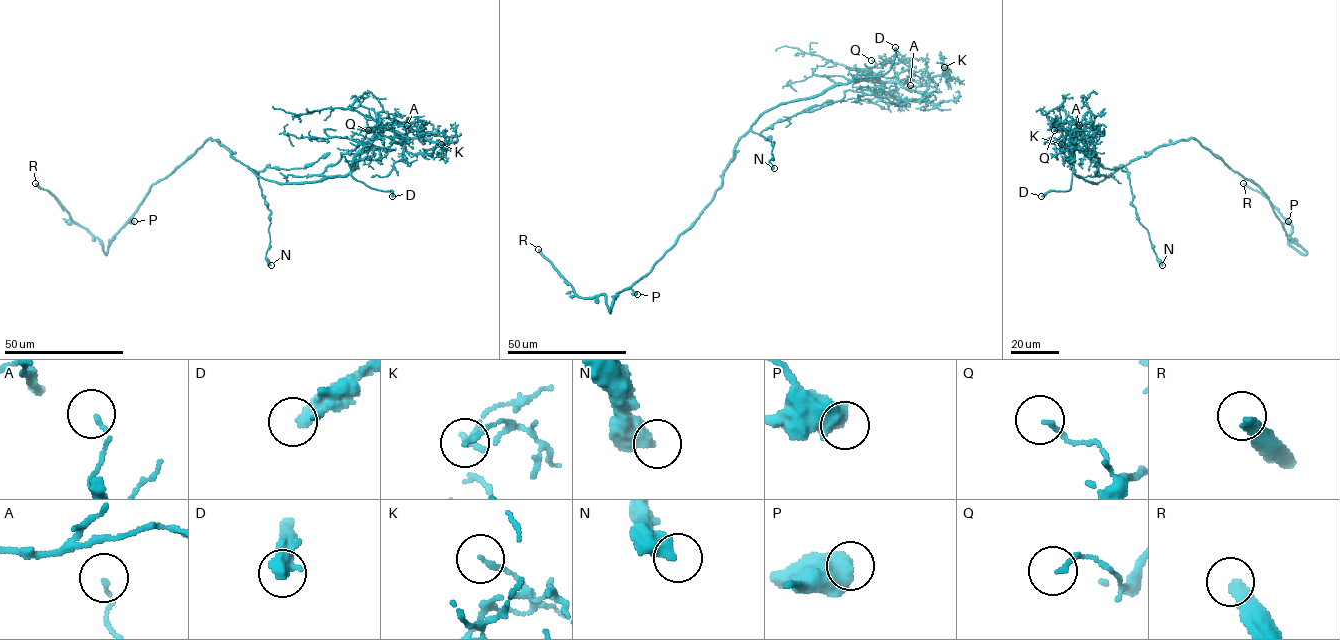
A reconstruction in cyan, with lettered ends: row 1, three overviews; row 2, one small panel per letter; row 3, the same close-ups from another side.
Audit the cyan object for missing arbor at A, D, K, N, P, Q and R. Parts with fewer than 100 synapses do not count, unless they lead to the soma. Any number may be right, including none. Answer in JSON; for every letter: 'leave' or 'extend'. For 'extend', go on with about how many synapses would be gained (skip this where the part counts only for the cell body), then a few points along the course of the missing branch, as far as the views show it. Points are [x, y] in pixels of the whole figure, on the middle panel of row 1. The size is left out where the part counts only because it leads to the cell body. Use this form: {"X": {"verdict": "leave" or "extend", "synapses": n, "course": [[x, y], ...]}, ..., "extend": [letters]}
{"A": {"verdict": "leave"}, "D": {"verdict": "extend", "course": [[895, 47], [897, 15]]}, "K": {"verdict": "leave"}, "N": {"verdict": "leave"}, "P": {"verdict": "leave"}, "Q": {"verdict": "leave"}, "R": {"verdict": "extend", "synapses": 250}, "extend": ["D", "R"]}

